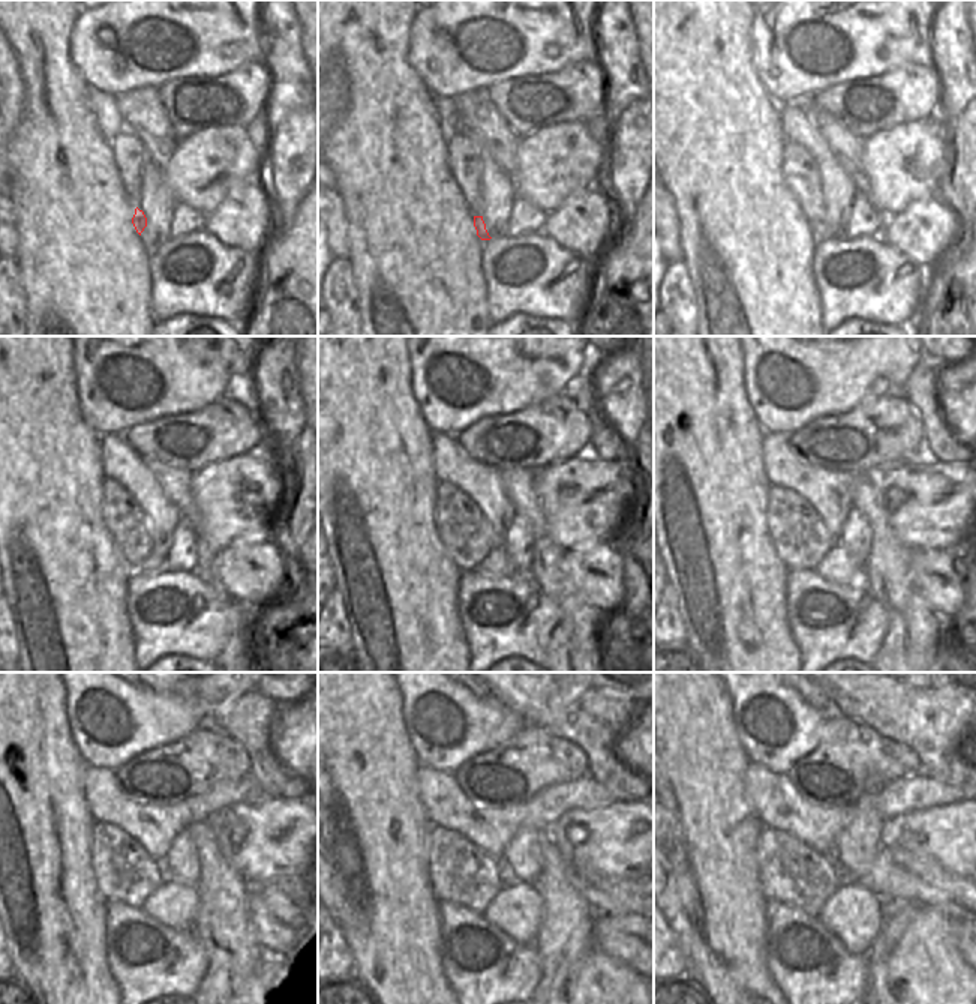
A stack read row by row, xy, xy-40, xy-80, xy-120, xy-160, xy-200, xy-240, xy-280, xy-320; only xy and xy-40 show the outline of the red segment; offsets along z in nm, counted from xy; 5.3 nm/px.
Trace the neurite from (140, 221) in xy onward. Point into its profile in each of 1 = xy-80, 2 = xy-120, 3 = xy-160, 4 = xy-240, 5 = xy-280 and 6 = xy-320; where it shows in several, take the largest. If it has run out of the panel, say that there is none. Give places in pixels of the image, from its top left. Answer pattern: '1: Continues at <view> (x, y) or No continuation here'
1: Continues at xy-80 (820, 231)
2: Continues at xy-120 (153, 563)
3: Continues at xy-160 (496, 563)
4: Continues at xy-240 (174, 905)
5: Continues at xy-280 (516, 910)
6: Continues at xy-320 (853, 914).

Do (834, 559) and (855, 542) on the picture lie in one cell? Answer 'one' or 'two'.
two

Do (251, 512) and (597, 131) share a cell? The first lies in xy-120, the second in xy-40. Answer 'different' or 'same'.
different

